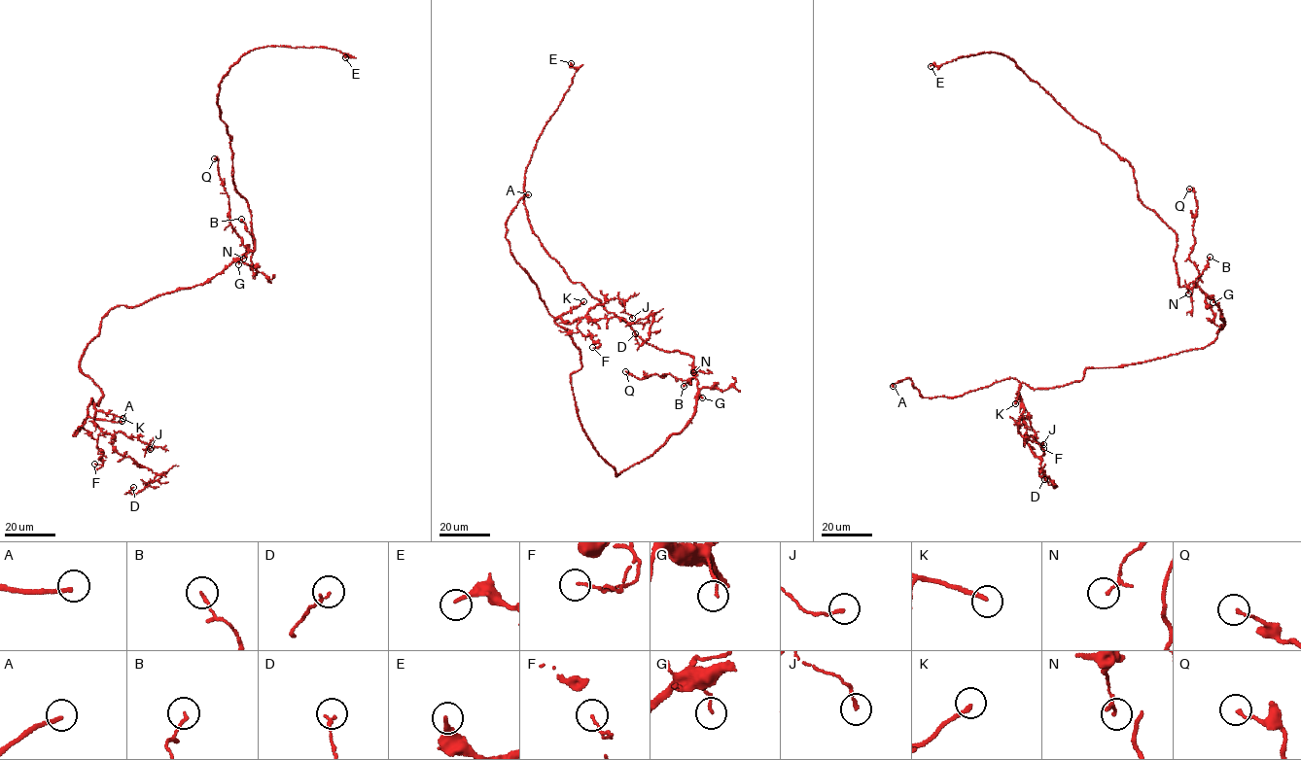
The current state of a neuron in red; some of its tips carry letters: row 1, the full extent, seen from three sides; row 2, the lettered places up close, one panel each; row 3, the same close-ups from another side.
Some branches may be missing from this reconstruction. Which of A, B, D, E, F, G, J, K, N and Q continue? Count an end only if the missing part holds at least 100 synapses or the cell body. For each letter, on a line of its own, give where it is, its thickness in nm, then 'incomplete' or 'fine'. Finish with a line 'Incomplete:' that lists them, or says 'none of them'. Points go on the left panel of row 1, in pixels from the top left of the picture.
A: at (122, 421); 180 nm thick; incomplete
B: at (241, 219); 120 nm thick; fine
D: at (133, 487); 160 nm thick; fine
E: at (345, 57); 190 nm thick; fine
F: at (94, 464); 100 nm thick; fine
G: at (238, 264); 100 nm thick; fine
J: at (150, 449); 130 nm thick; fine
K: at (123, 418); 200 nm thick; fine
N: at (243, 259); 110 nm thick; fine
Q: at (214, 158); 130 nm thick; fine
Incomplete: A

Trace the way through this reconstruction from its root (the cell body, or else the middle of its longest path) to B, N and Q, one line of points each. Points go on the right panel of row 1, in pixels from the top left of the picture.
B: (1220, 312), (1213, 298), (1197, 286), (1191, 283), (1188, 287), (1193, 288), (1210, 257)
N: (1220, 312), (1213, 298), (1192, 283), (1188, 285), (1188, 293)
Q: (1220, 312), (1199, 288), (1198, 269), (1189, 259), (1198, 206), (1195, 192), (1189, 189)

